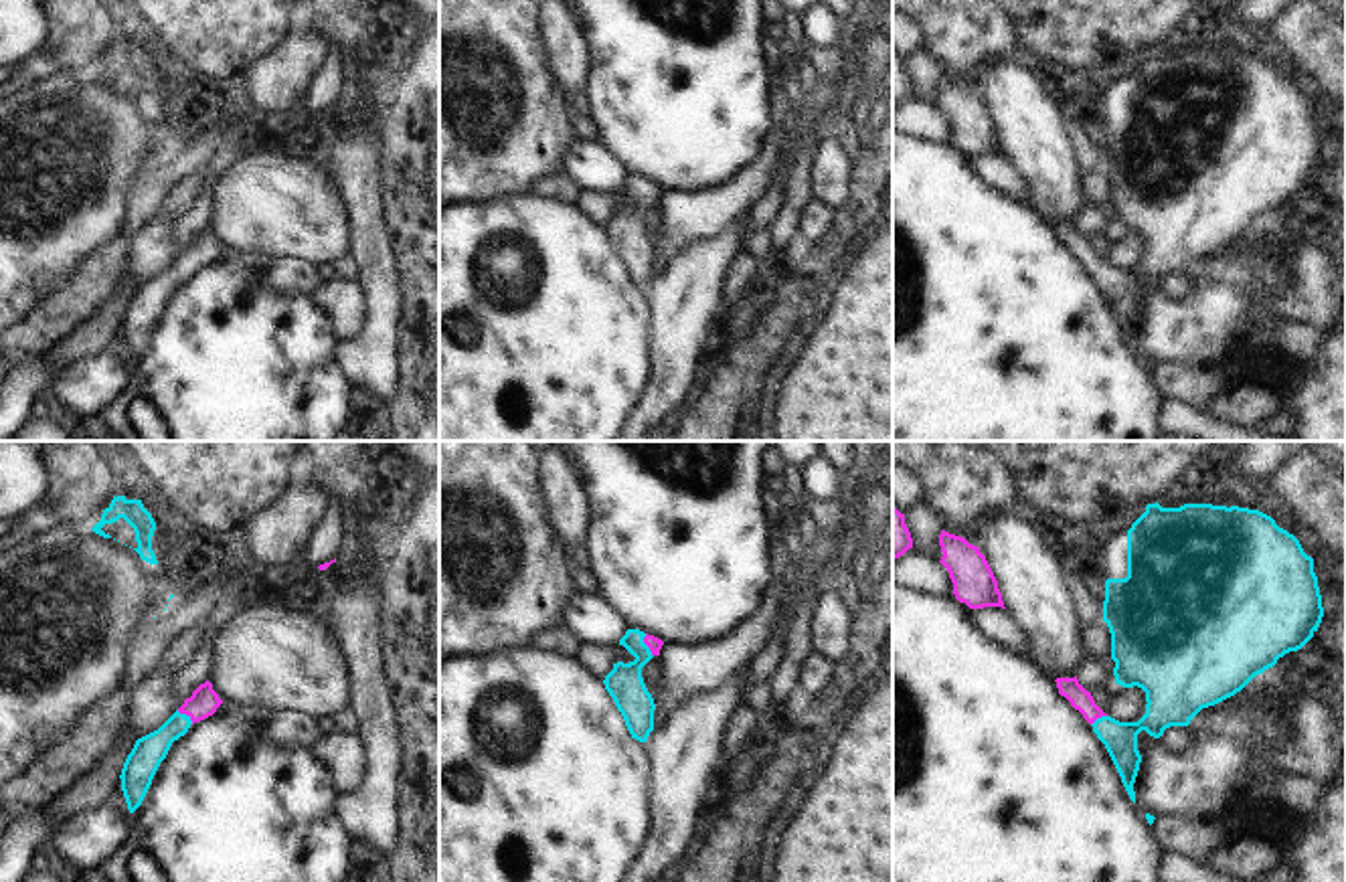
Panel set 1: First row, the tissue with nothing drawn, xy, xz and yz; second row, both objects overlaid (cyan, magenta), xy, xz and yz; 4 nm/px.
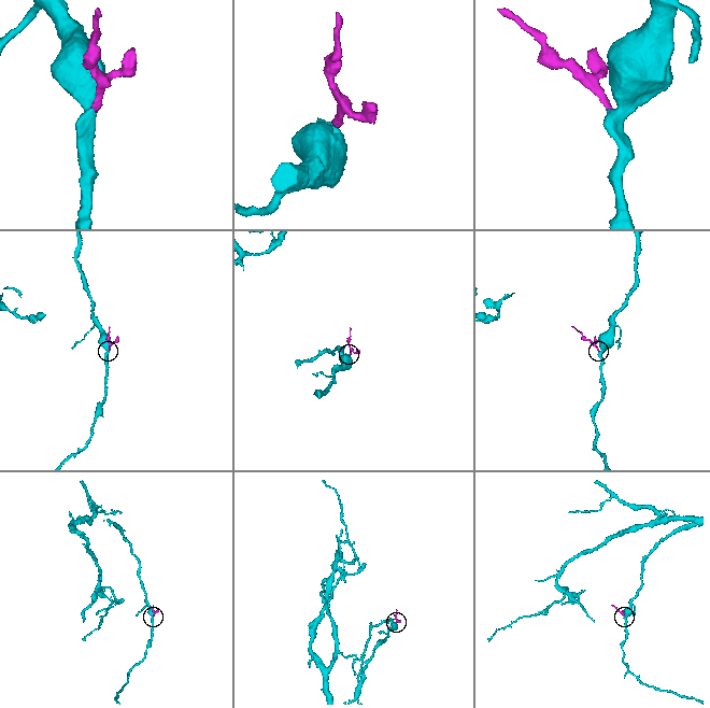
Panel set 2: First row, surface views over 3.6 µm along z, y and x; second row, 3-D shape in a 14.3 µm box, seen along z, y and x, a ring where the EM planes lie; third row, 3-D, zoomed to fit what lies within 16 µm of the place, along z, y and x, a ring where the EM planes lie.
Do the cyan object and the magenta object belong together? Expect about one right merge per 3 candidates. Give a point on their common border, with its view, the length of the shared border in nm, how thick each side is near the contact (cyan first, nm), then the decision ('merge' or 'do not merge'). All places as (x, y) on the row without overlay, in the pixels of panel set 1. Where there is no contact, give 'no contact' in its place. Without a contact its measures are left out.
contact xz (646, 193); length 100 nm; calibres 150 and 60 nm; merge

